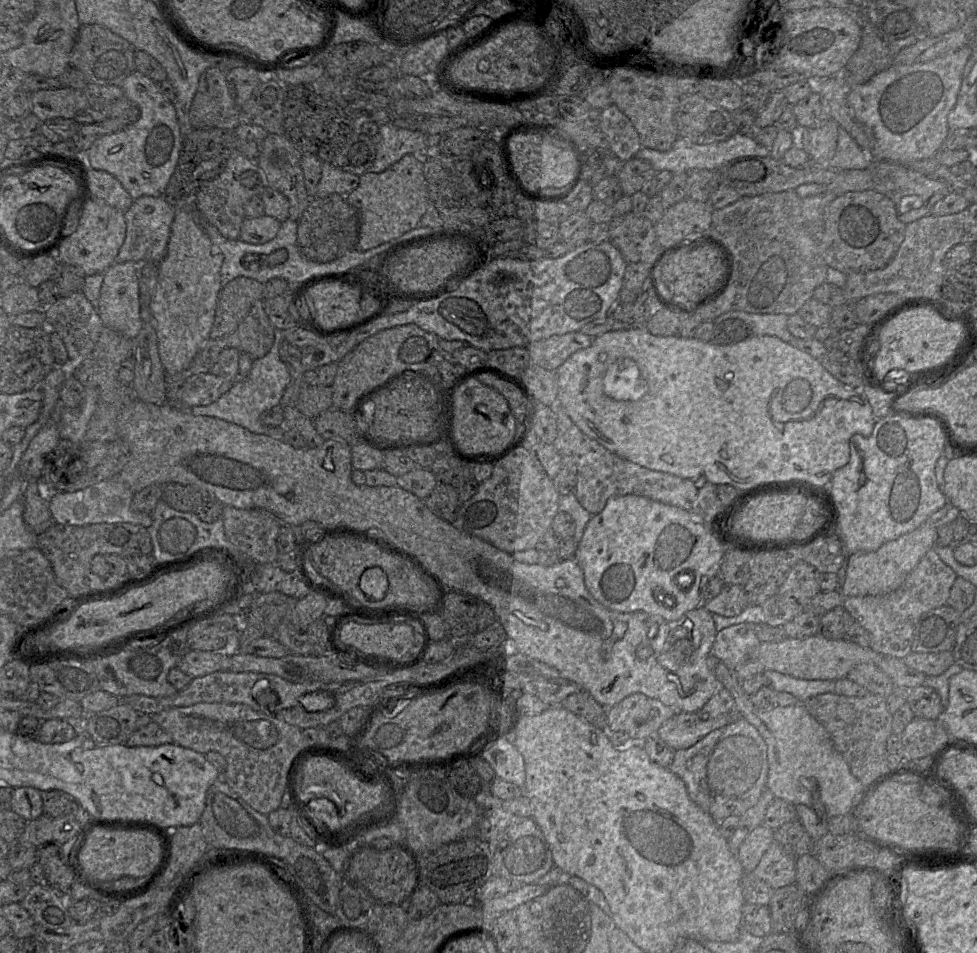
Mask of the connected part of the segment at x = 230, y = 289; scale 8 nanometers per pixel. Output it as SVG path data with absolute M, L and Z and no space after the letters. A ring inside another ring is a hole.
M239 276L221 288L210 332L211 339L219 339L235 332L253 304L263 299L264 284Z

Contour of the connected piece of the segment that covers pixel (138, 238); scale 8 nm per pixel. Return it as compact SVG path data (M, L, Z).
M141 196L124 212L126 235L117 254L116 262L152 261L159 263L166 255L168 241L177 208L169 204L164 196Z

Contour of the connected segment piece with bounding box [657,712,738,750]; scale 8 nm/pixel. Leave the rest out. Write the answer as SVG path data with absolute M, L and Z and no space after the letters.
M678 712L657 730L658 736L672 749L687 749L711 731L732 722L738 715L725 714L702 720L697 713Z

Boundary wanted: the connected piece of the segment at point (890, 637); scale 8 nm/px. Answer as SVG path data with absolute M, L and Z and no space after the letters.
M933 548L923 556L897 590L878 596L844 597L842 607L869 633L870 648L873 651L883 656L903 659L912 652L911 645L914 630L920 617L933 609L947 604L950 589L956 578L956 573L941 561Z

